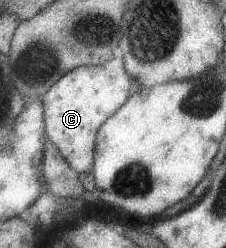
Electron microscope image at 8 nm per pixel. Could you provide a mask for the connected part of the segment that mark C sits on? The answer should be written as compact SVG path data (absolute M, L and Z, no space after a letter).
M118 52L105 64L73 69L63 80L58 80L46 95L40 96L46 108L48 138L56 144L68 164L80 175L93 172L100 128L131 99L134 92L130 86L132 78L126 72L122 54Z

